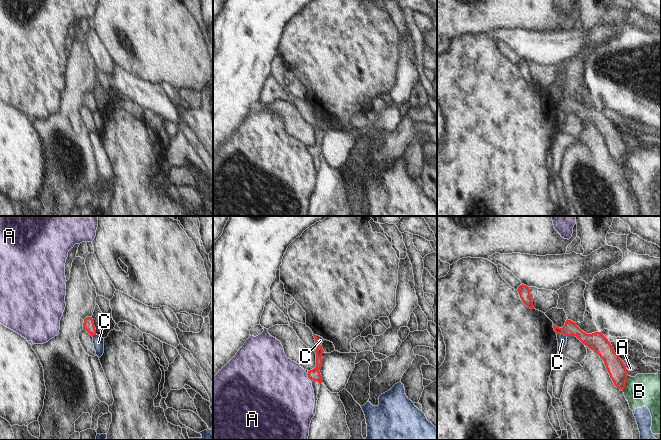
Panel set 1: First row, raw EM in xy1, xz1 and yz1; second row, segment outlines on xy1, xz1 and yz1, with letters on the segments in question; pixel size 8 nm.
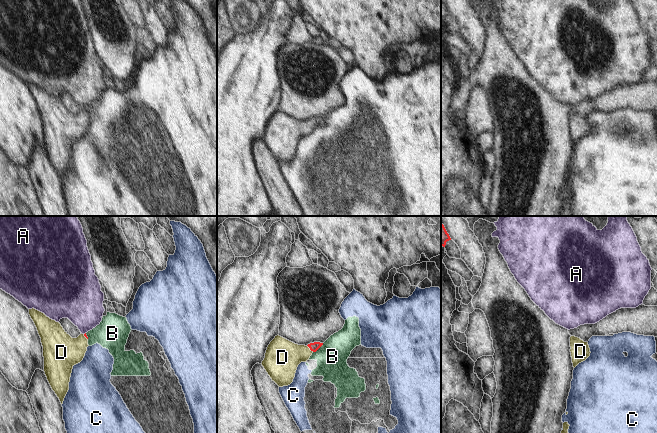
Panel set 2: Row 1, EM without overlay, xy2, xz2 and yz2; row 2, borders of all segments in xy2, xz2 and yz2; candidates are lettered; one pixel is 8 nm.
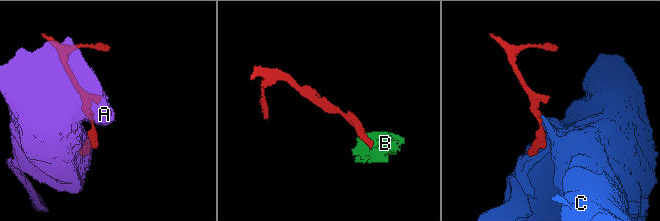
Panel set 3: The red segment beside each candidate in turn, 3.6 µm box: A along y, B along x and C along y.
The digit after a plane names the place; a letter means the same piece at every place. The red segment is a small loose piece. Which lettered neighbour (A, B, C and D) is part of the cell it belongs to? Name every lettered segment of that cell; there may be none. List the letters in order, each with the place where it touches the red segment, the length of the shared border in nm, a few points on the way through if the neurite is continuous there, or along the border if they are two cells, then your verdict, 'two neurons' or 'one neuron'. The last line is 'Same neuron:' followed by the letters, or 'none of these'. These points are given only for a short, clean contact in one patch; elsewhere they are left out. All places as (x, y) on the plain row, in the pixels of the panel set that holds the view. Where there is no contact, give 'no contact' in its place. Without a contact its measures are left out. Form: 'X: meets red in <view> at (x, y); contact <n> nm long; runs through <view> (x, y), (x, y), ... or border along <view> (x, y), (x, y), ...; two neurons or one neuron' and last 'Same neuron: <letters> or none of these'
A: meets red in yz1 at (624, 140); contact 70 nm long; two neurons
B: meets red in yz1 at (625, 158); contact 130 nm long; border along yz1 (627, 151), (625, 163), (622, 166); two neurons
C: meets red in yz1 at (562, 110); contact 90 nm long; border along yz1 (557, 110), (567, 112); two neurons
D: meets red in xz2 at (310, 125); contact 80 nm long; runs through xz2 (315, 122), (310, 125), (303, 129), (282, 133); one neuron
Same neuron: D

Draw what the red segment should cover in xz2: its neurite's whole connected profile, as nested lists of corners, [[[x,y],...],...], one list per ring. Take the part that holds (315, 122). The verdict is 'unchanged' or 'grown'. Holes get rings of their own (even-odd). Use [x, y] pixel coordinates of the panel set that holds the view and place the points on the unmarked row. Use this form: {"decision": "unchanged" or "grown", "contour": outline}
{"decision": "grown", "contour": [[[277,111],[268,121],[261,140],[279,163],[288,162],[293,158],[298,141],[309,136],[322,121],[320,118],[298,121]]]}

